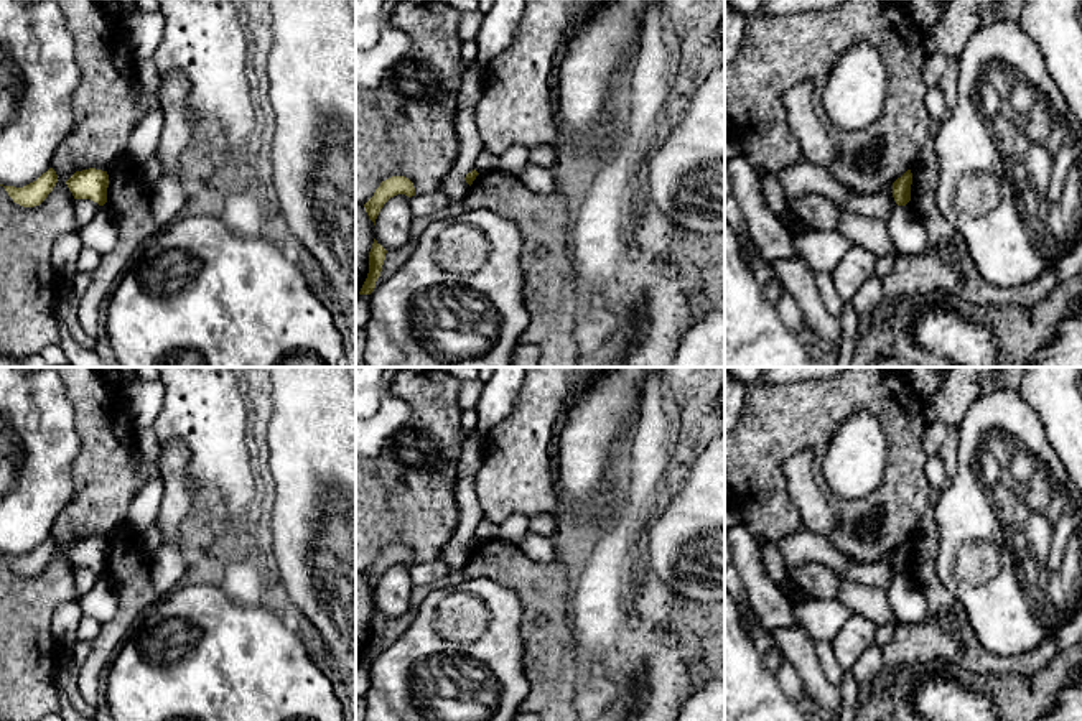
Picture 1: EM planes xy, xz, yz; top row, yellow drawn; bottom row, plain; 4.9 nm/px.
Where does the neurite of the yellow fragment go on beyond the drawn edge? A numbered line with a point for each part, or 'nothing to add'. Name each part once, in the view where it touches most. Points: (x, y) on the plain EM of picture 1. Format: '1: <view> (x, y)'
nothing to add

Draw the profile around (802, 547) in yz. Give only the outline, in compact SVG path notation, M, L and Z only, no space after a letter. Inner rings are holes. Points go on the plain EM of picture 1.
M804 525L787 535L777 550L787 570L797 570L809 563L825 565L837 573L850 576L863 584L879 586L888 591L898 578L894 566L886 561L861 565L843 556L825 537L812 533Z

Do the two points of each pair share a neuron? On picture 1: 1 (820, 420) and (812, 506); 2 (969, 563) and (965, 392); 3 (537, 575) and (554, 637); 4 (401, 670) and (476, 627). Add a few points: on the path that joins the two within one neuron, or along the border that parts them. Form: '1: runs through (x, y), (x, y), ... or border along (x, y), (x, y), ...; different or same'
1: border along (788, 456), (812, 451), (814, 483), (835, 514); different
2: border along (977, 399), (957, 423); different
3: runs through (542, 590), (545, 623); same
4: runs through (419, 651), (447, 627), (457, 627); same

